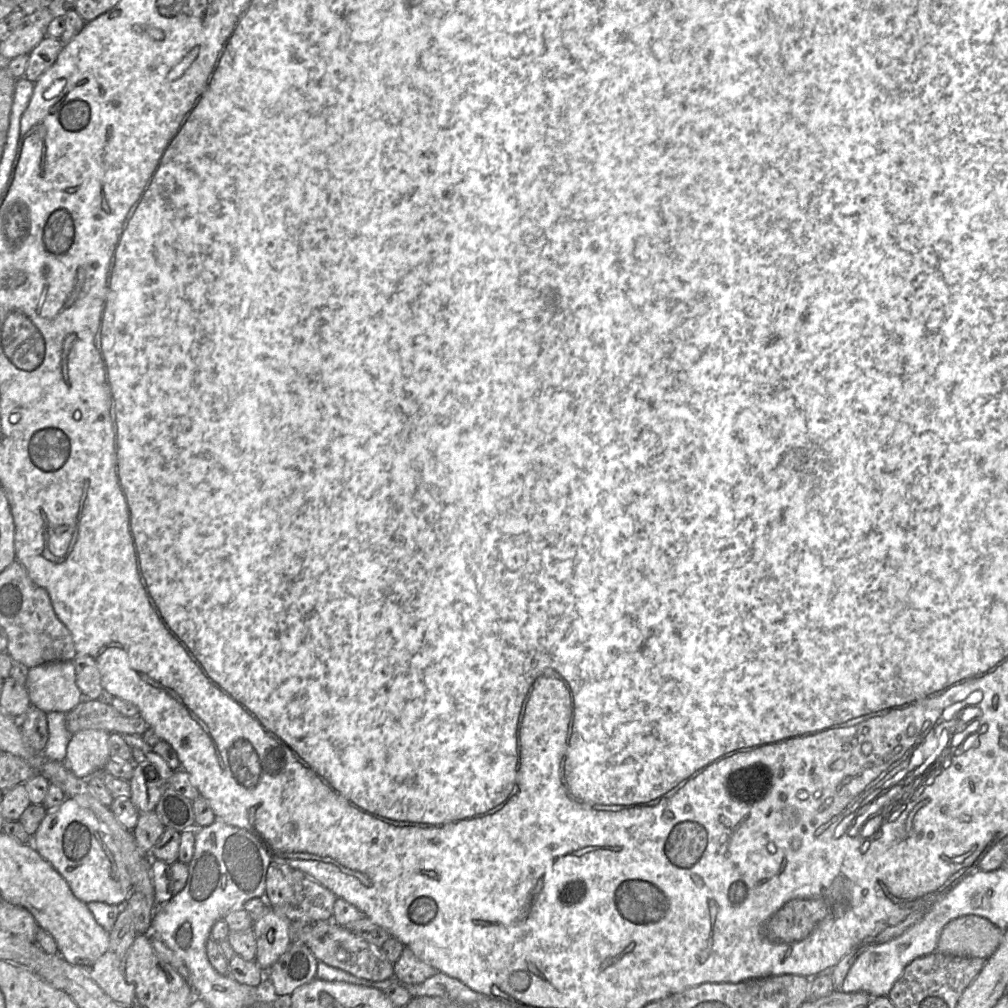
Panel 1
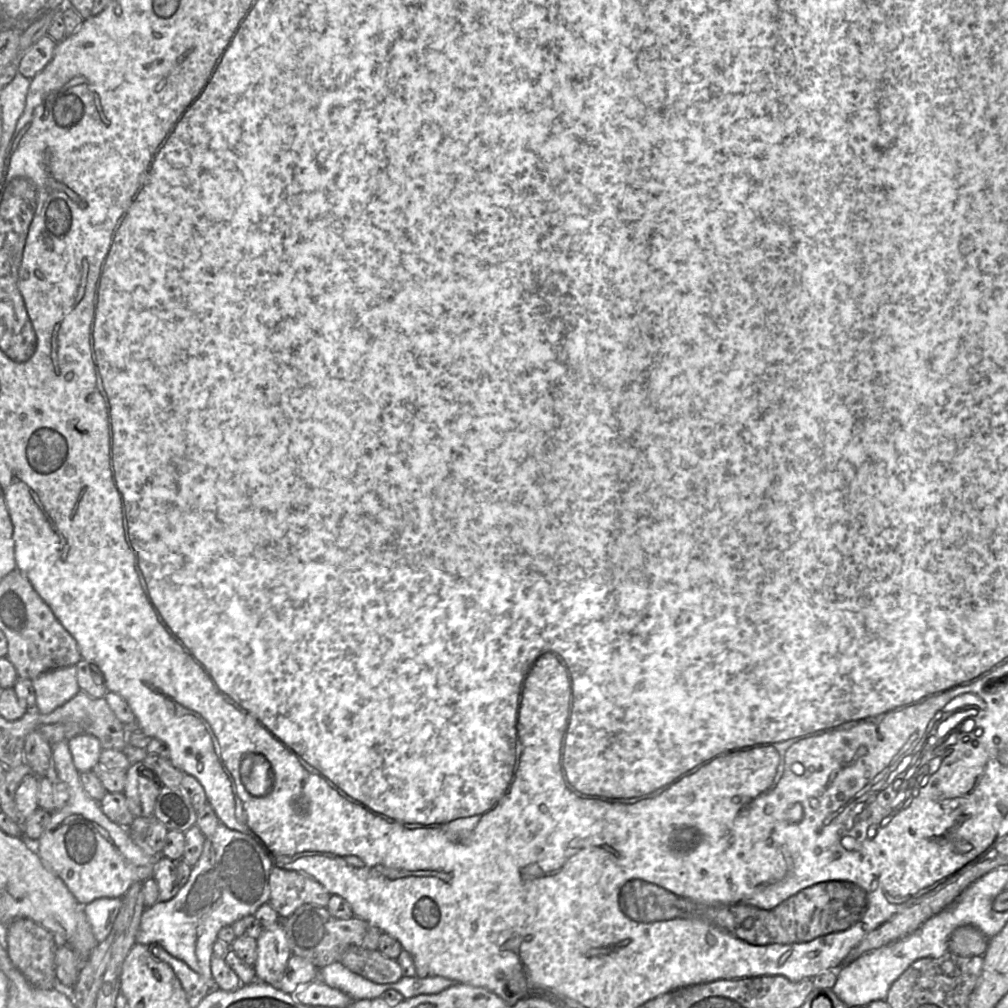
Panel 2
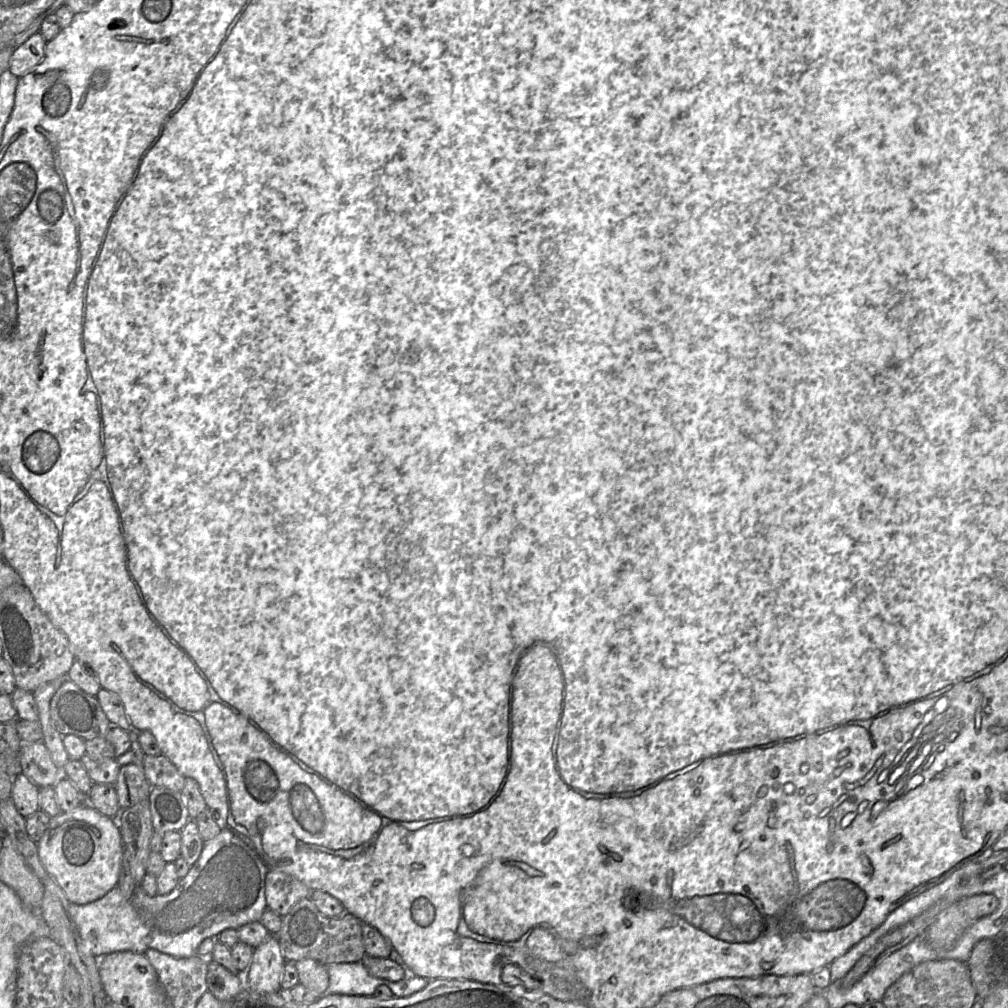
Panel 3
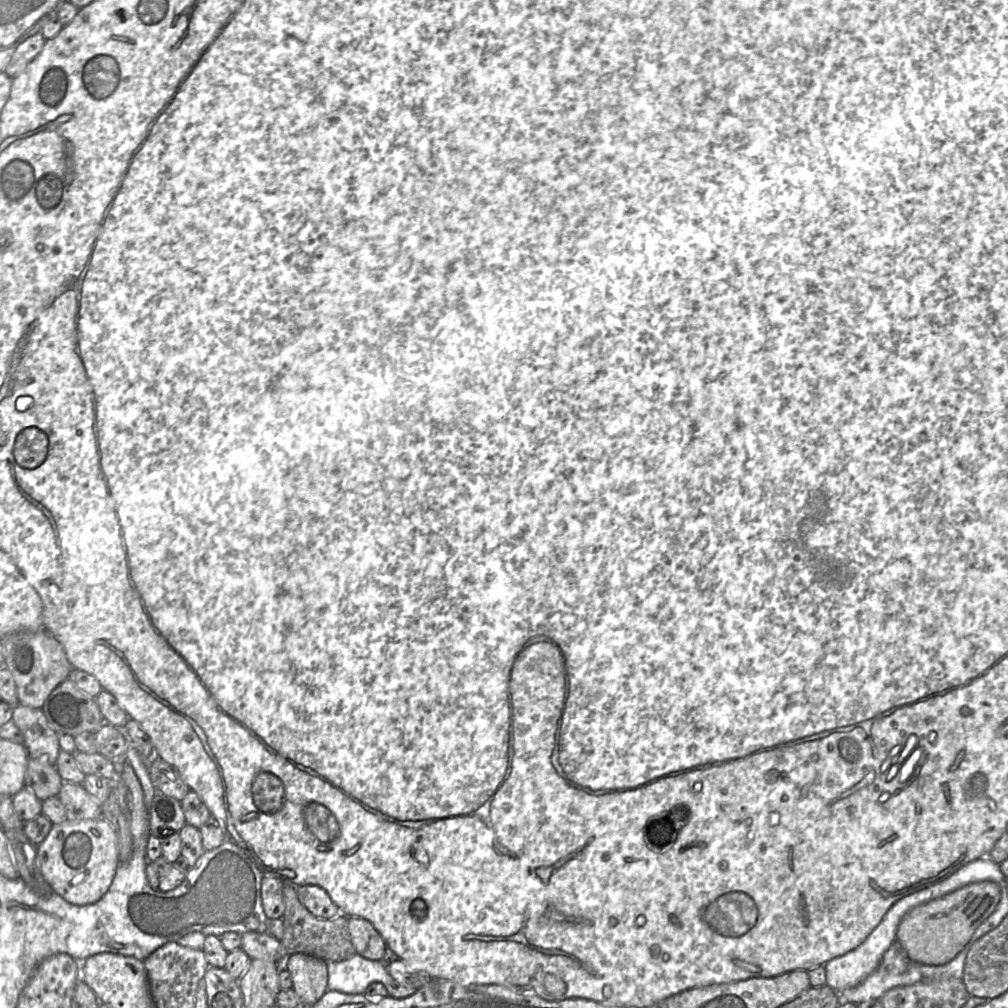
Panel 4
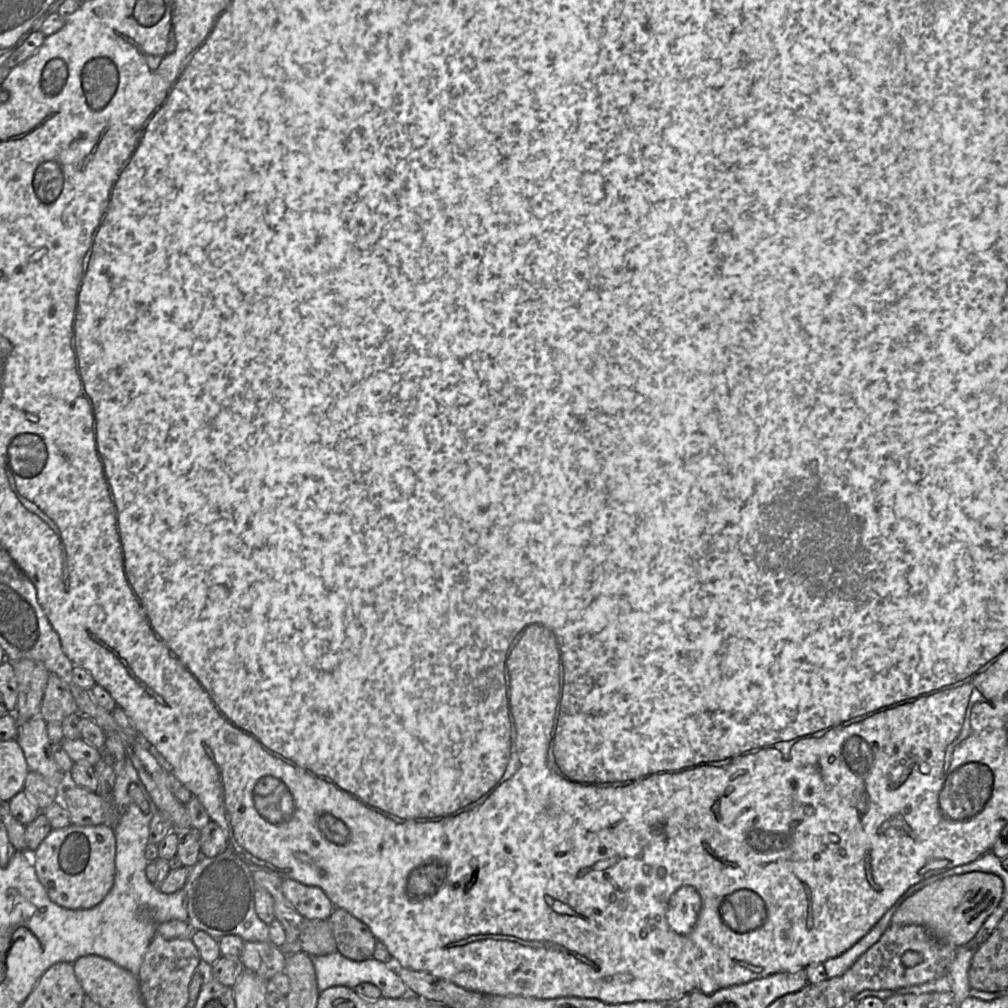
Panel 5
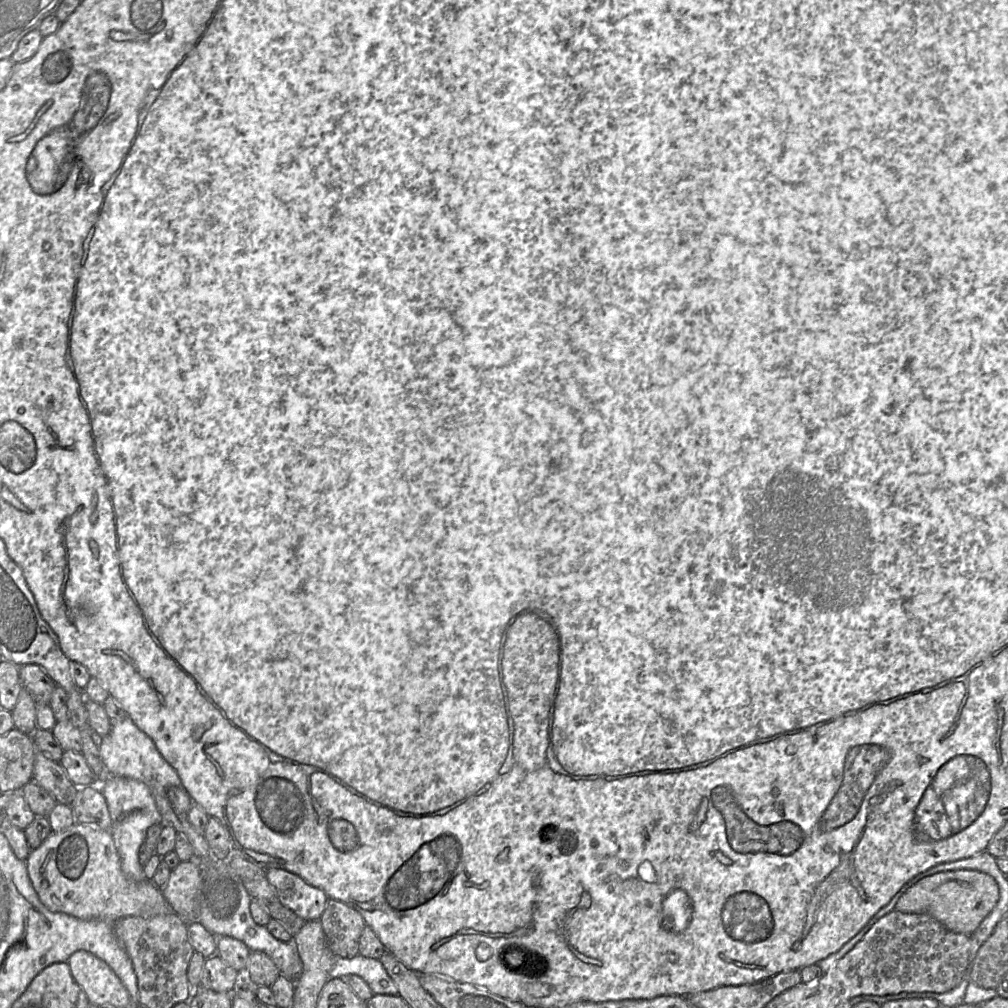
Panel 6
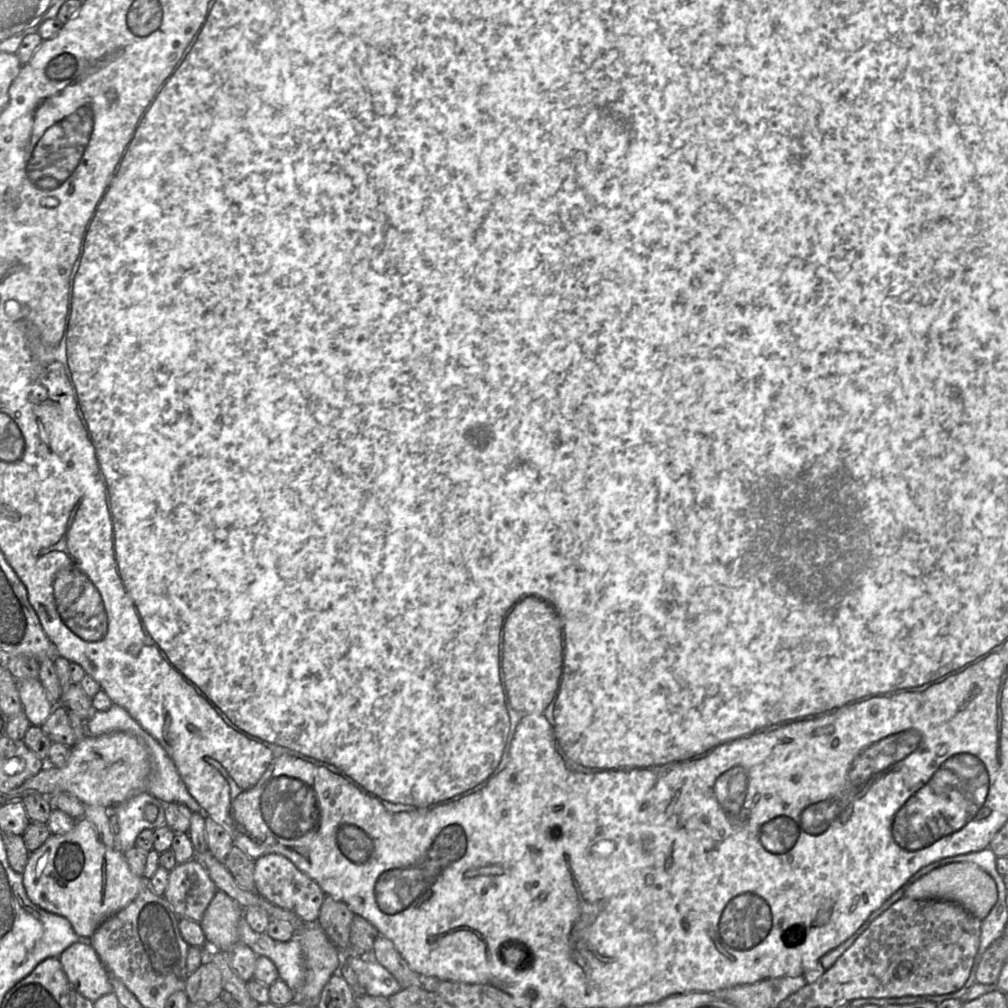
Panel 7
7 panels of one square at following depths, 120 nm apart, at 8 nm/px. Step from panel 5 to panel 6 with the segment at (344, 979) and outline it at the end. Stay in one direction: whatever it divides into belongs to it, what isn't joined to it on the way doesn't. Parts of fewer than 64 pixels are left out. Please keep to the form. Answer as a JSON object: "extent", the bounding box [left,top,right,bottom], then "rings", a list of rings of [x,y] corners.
{"extent":[329,954,399,995],"rings":[[[358,954],[352,958],[337,957],[329,978],[358,975],[367,982],[374,994],[399,995],[398,988],[379,959]]]}

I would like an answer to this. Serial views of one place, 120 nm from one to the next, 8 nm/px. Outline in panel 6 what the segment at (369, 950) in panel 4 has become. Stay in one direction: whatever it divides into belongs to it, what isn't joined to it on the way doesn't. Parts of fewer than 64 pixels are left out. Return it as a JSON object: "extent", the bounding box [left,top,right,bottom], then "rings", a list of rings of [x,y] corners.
{"extent":[319,898,366,958],"rings":[[[329,898],[319,920],[328,946],[337,957],[352,958],[359,954],[359,940],[366,923],[357,910]]]}

